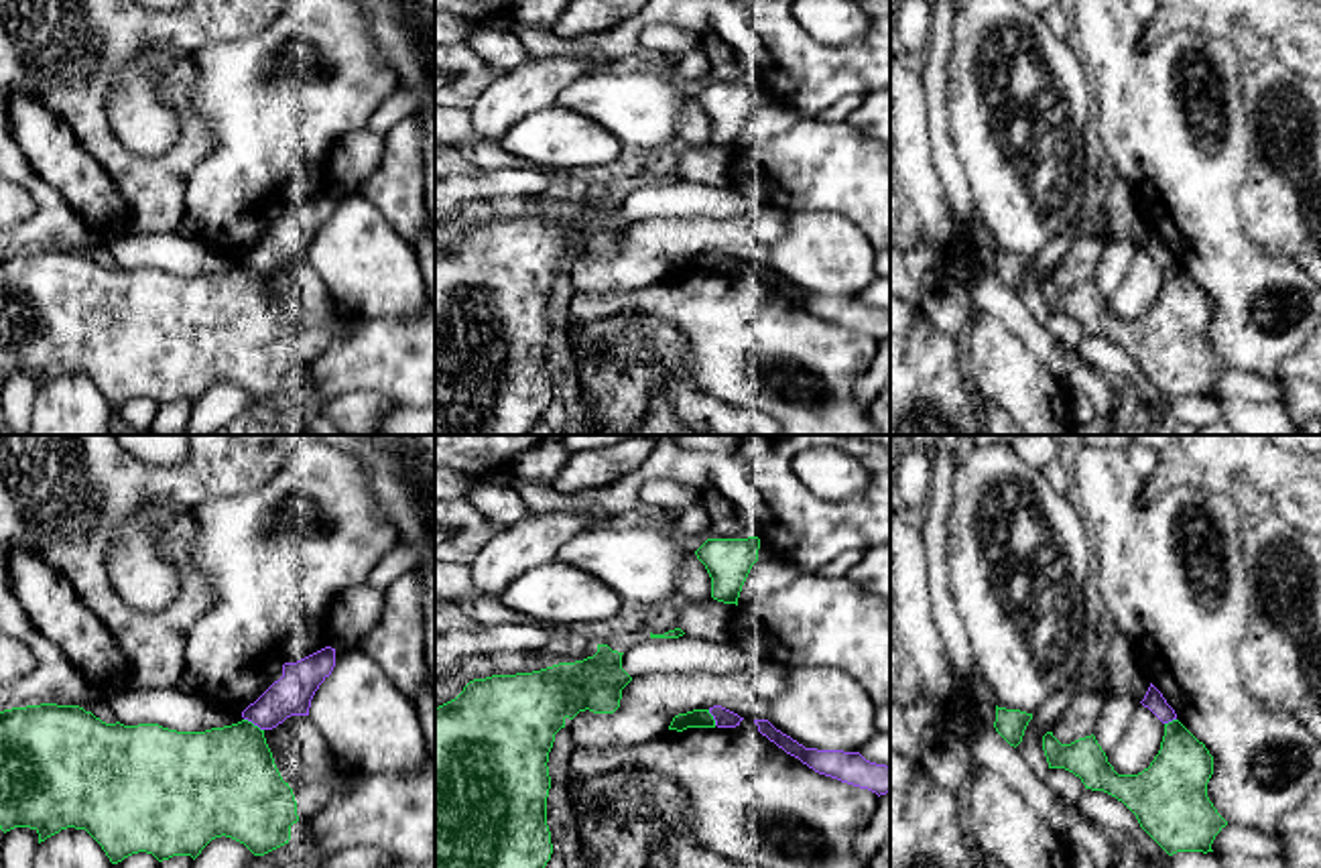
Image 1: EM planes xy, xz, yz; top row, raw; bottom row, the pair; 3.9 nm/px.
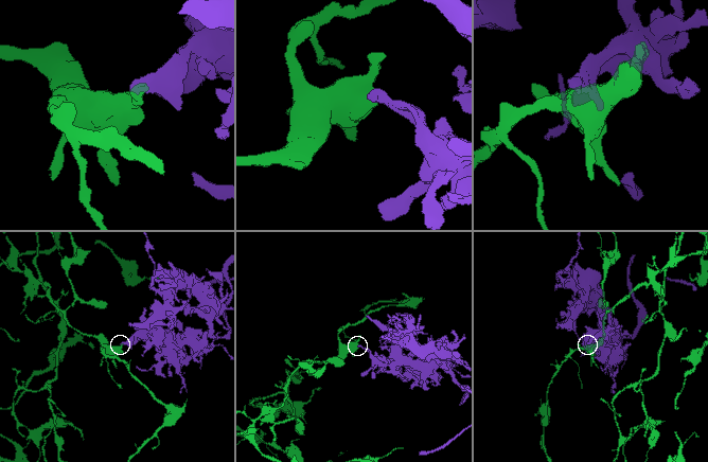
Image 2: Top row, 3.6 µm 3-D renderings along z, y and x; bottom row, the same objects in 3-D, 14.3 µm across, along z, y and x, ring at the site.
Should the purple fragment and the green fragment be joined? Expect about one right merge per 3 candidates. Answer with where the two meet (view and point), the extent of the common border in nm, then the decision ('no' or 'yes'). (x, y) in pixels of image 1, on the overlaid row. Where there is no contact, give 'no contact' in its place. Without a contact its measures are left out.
meets purple in xy at (255, 724); contact 90 nm long; no

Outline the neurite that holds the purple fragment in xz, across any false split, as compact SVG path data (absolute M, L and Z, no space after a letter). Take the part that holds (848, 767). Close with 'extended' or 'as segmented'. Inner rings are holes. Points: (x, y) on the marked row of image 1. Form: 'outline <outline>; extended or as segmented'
outline M754 720L754 724L762 736L815 772L868 789L878 797L890 793L890 766L870 762L860 752L805 748L791 736L776 730L768 720Z; as segmented

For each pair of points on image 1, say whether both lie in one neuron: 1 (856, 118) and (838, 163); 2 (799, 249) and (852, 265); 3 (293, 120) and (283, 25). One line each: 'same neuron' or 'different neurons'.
1: different neurons
2: same neuron
3: same neuron

